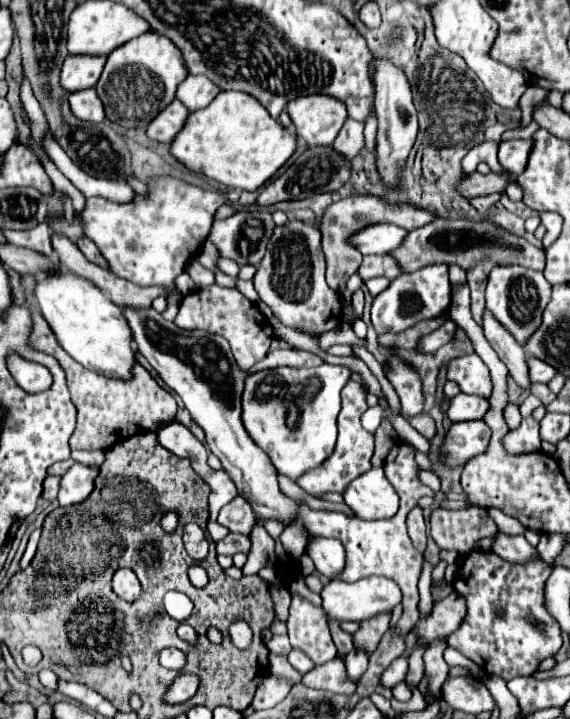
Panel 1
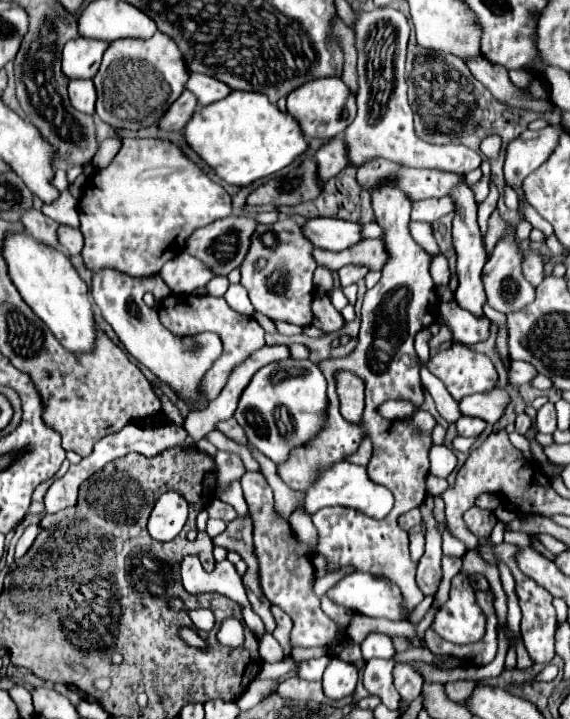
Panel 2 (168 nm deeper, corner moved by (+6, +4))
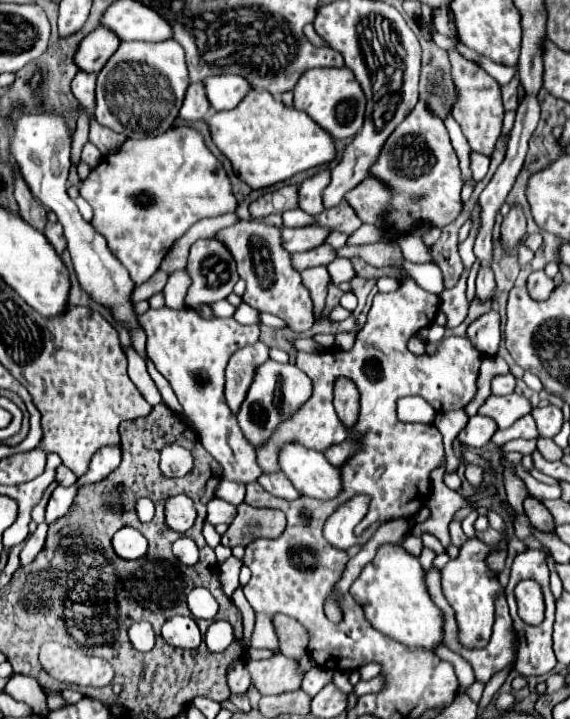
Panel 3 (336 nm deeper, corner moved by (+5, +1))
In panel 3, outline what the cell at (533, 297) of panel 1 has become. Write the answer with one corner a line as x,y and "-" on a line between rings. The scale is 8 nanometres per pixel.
510,205
510,213
502,221
502,241
506,247
514,247
526,233
526,217
520,205

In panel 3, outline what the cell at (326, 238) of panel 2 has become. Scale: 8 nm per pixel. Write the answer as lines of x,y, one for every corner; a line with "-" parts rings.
322,225
296,227
296,229
282,227
280,233
282,233
282,247
288,253
298,253
298,251
308,251
322,245
328,235
328,229

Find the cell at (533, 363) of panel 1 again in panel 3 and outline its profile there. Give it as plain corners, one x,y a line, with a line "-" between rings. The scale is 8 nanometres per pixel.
512,373
496,375
490,383
490,393
492,395
508,395
514,391
514,385
516,385
516,377

